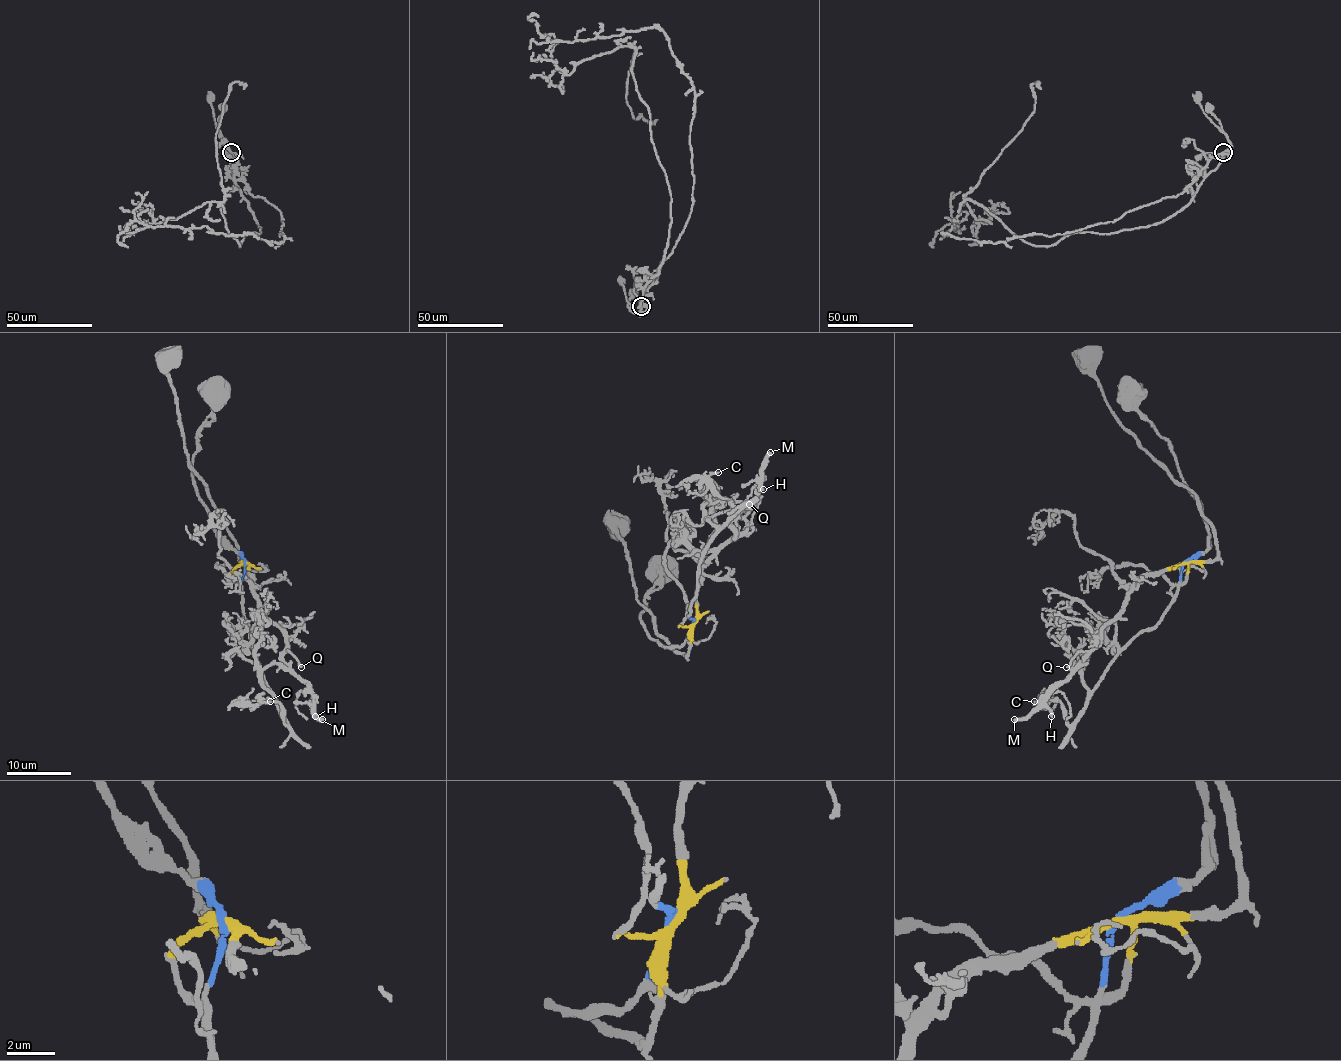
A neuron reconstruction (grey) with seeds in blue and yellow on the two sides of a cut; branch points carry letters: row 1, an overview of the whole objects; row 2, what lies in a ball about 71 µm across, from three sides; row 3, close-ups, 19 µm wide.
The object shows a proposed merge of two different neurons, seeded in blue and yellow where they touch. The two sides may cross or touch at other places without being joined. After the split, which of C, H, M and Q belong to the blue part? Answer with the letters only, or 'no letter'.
C

